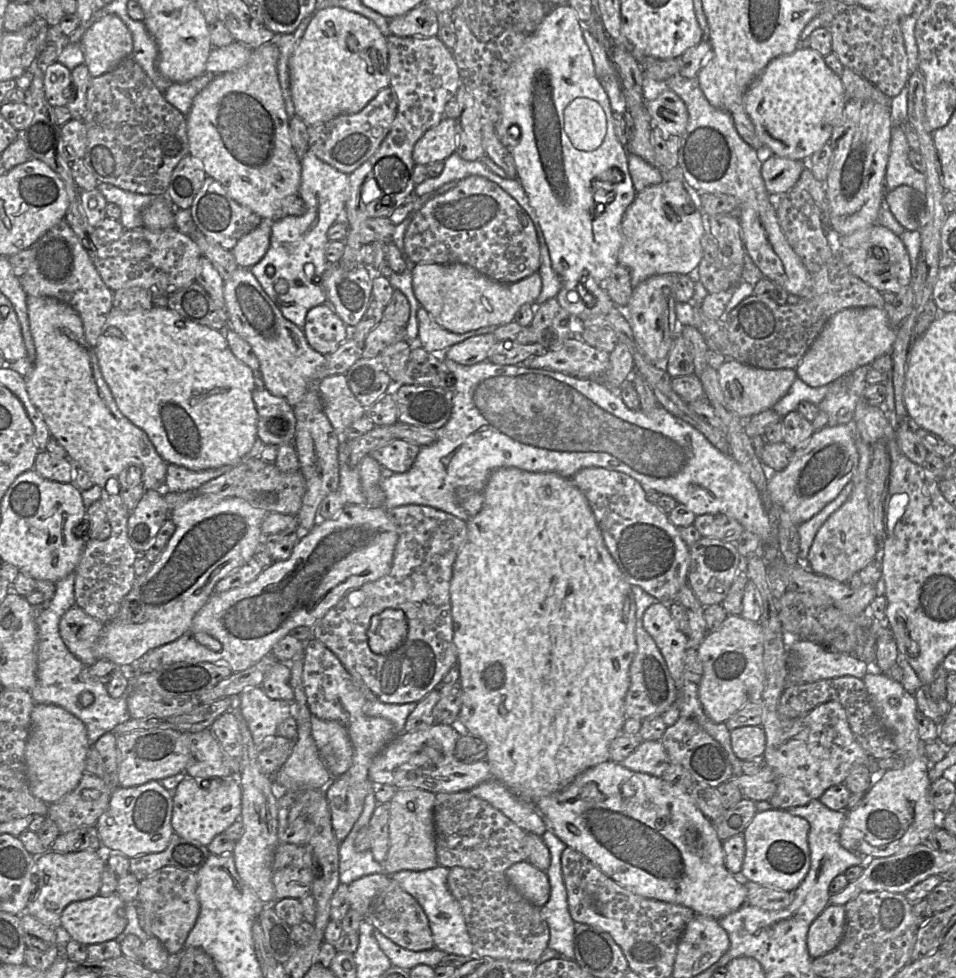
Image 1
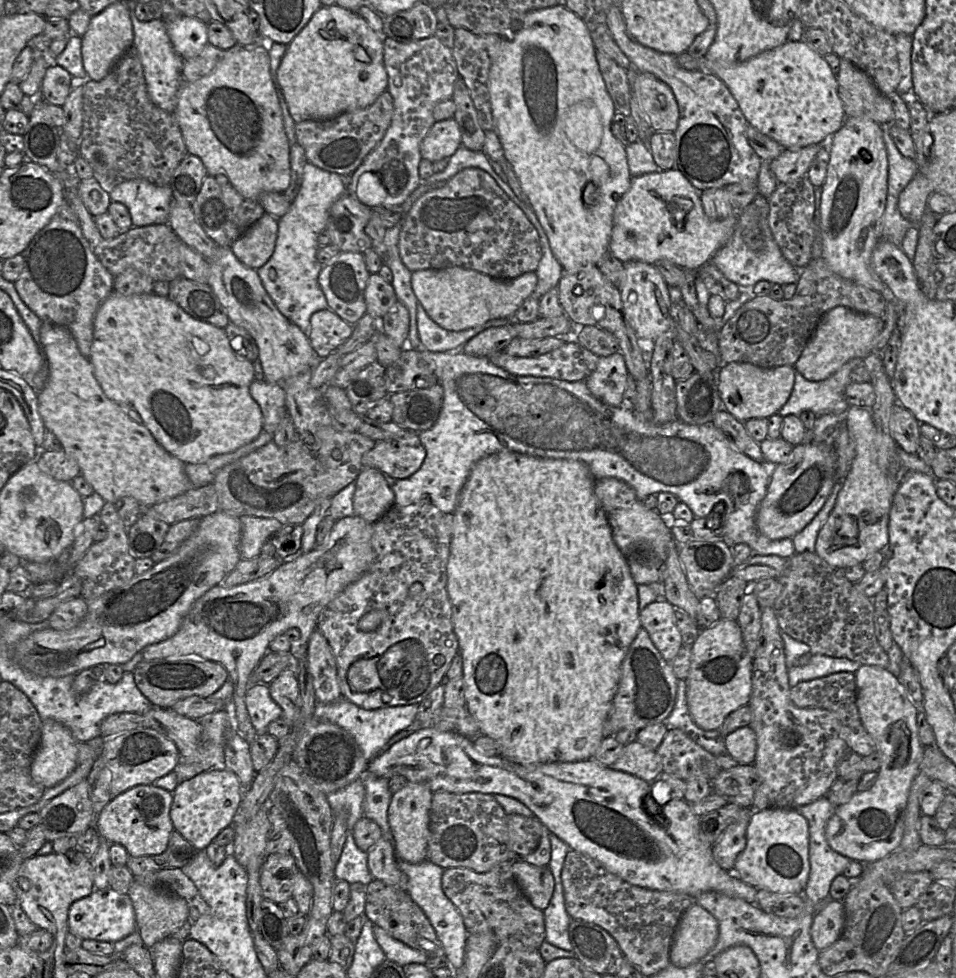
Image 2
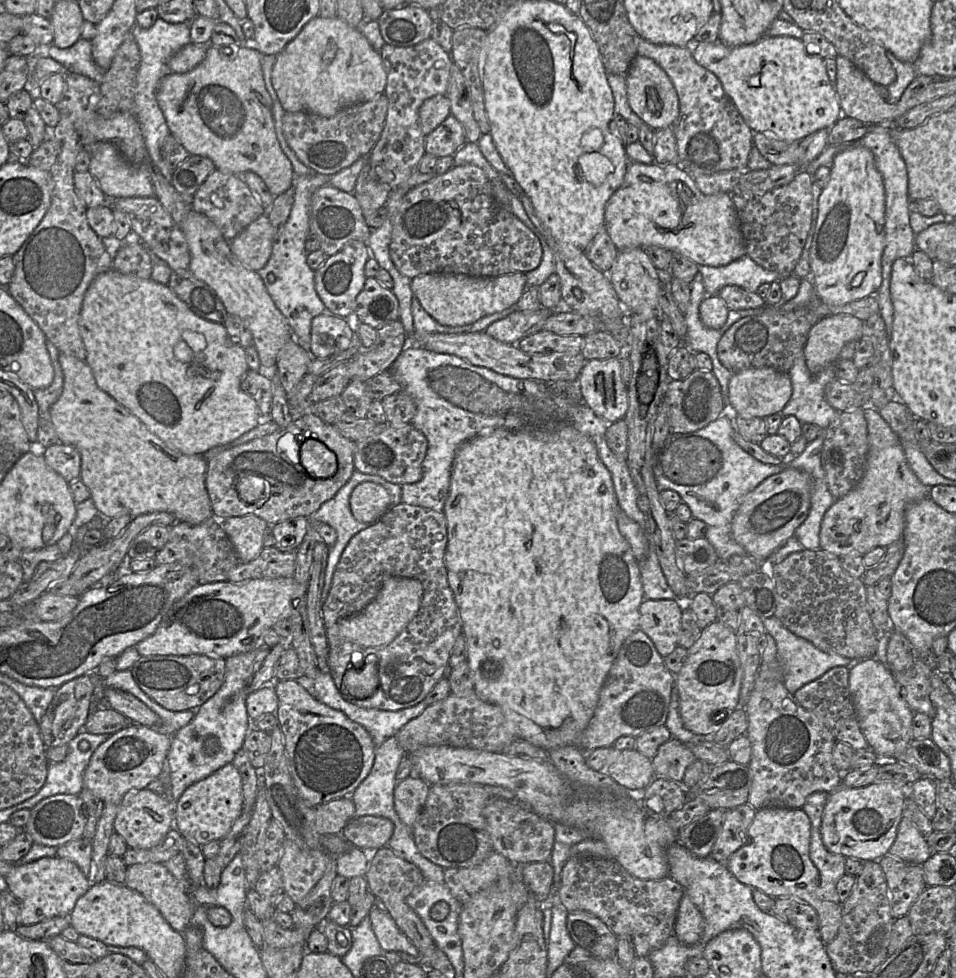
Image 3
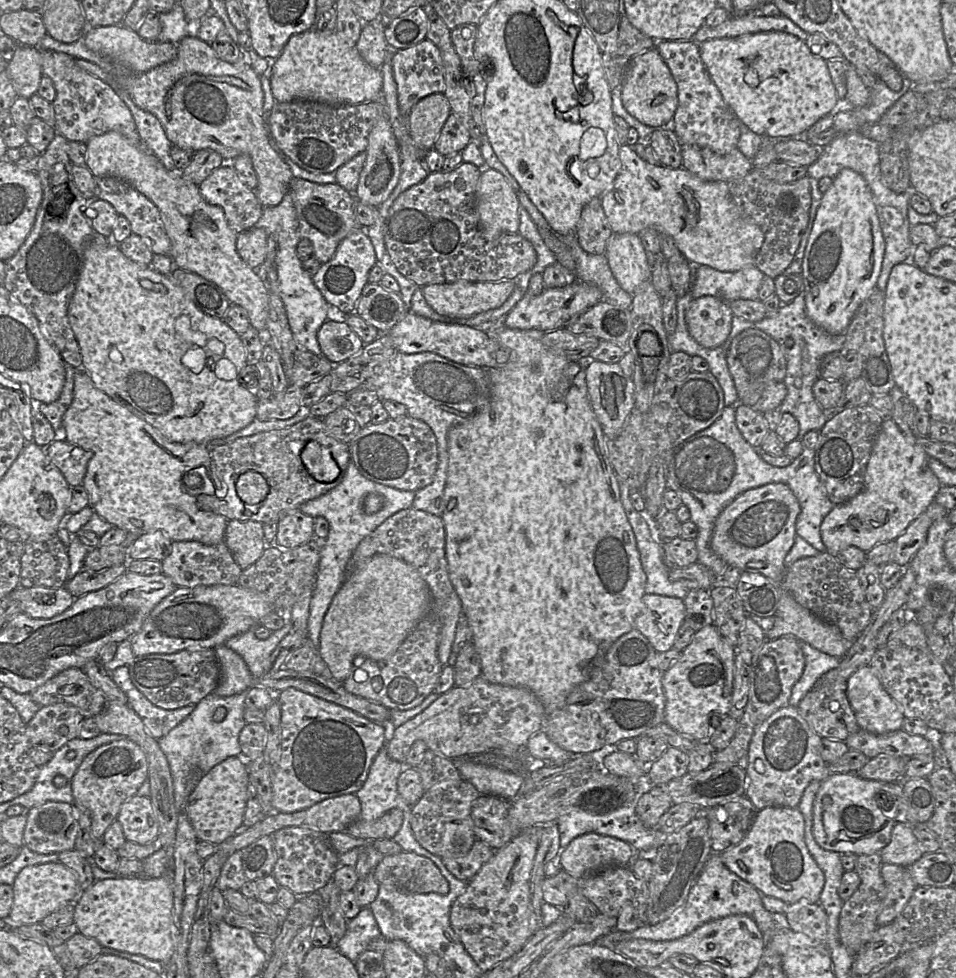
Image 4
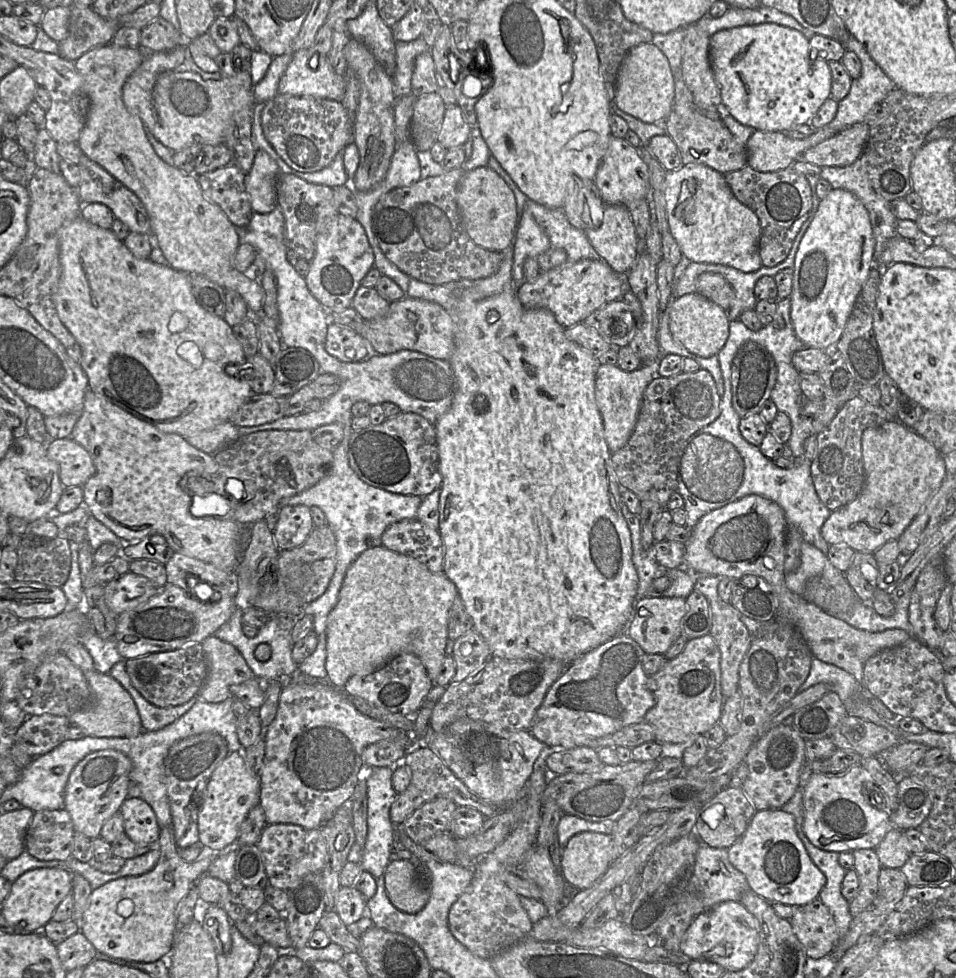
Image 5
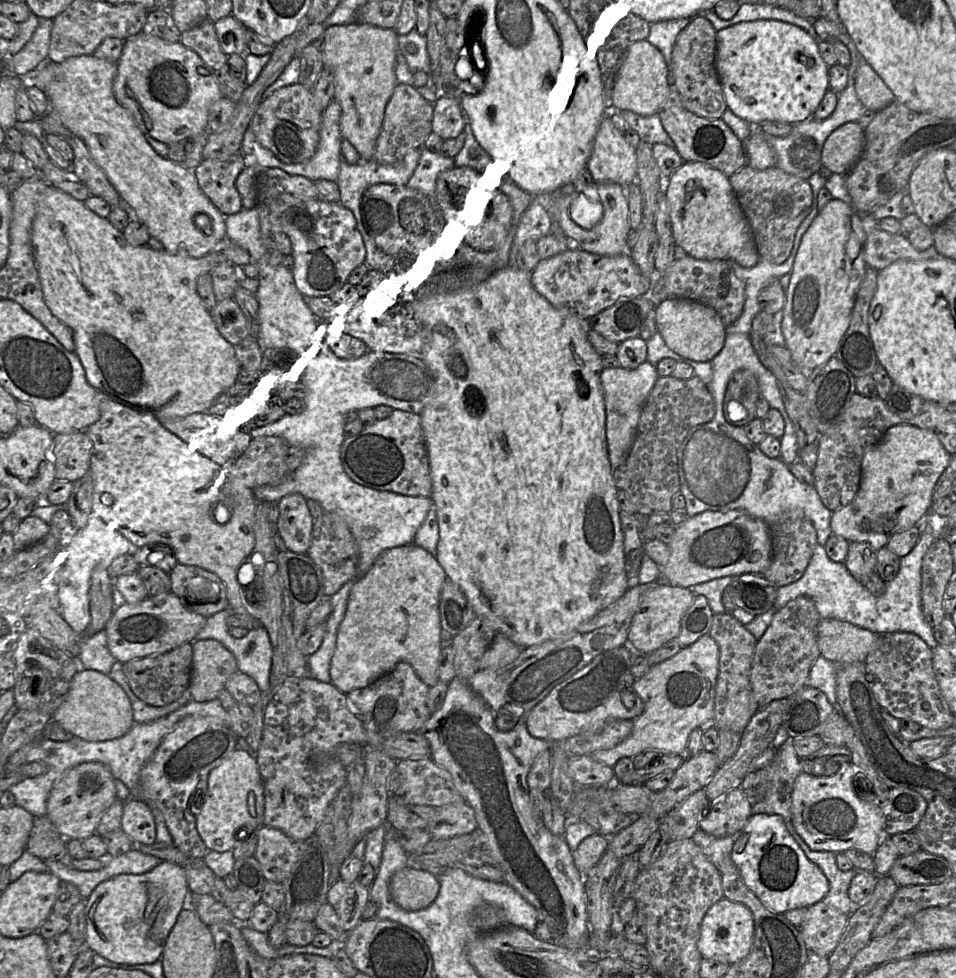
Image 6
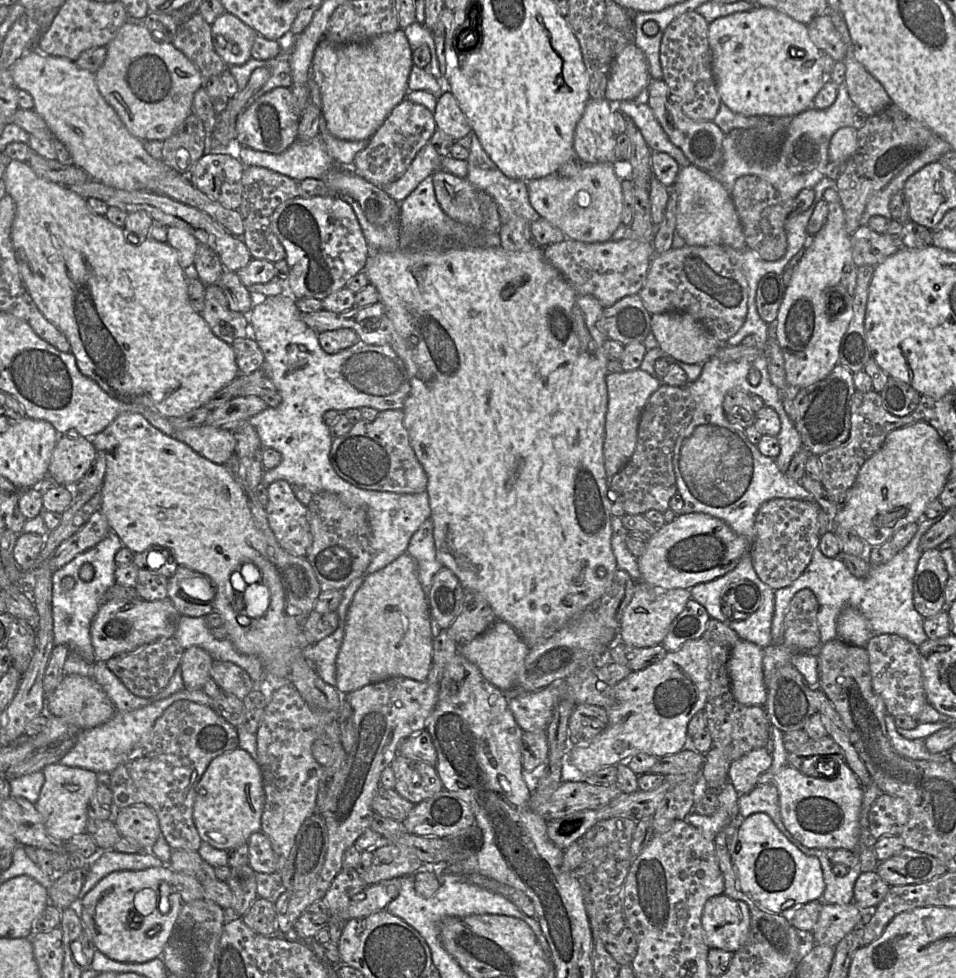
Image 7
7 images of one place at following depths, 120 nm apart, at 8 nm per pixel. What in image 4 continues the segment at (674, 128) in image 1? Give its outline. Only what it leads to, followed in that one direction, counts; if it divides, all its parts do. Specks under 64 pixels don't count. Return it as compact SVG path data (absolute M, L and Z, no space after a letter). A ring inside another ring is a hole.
M655 47L634 56L626 69L621 85L622 105L640 123L653 127L669 127L678 105L677 85Z

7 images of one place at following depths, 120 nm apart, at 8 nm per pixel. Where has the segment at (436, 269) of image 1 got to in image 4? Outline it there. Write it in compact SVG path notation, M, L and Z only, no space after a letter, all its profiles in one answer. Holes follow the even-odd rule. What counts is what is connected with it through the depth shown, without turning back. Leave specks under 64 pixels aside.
M513 279L428 284L421 287L429 306L438 314L468 317L501 306L516 286Z

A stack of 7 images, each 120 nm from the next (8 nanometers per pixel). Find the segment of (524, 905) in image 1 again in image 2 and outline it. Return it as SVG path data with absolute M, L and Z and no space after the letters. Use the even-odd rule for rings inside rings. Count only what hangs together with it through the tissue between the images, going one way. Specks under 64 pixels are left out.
M507 861L507 862L501 862L497 865L495 865L491 870L485 873L478 873L468 868L448 868L445 869L443 876L442 876L442 889L445 893L445 895L451 900L451 902L457 907L459 910L461 916L463 917L463 922L466 927L466 930L469 933L474 933L477 931L486 931L491 930L496 938L498 939L498 945L499 942L502 940L505 940L509 937L515 937L519 939L525 946L529 948L539 949L541 944L545 941L545 924L544 924L544 916L543 911L535 908L529 899L525 896L525 894L520 889L518 883L516 882L513 873L511 871L512 868L512 862L517 861Z

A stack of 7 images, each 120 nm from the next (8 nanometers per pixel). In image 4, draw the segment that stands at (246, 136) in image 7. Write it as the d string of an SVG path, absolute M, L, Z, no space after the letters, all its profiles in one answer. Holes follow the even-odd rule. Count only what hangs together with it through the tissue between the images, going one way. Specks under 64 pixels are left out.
M295 100L276 102L267 125L270 137L298 166L315 173L330 173L360 152L366 152L370 133L384 113L383 100L346 106Z

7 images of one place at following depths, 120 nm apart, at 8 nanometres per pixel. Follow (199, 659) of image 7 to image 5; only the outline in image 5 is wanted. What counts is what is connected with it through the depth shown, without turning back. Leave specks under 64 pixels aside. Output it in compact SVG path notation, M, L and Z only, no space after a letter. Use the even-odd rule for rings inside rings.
M212 635L201 642L208 674L197 697L208 703L233 697L233 688L256 678L240 652L230 643Z

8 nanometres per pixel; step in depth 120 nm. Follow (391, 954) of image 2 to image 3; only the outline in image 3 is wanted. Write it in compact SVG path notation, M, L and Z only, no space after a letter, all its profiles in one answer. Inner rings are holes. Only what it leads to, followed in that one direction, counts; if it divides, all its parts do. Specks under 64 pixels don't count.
M379 903L371 909L369 918L383 952L404 952L415 958L421 957L416 946L398 928L395 920Z

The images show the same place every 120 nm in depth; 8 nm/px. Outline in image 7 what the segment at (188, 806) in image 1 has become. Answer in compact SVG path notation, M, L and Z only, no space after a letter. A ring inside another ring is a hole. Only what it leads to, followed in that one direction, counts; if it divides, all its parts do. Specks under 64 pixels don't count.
M236 748L216 757L196 788L194 820L202 841L226 851L247 844L250 836L261 830L265 803L262 770L249 752Z

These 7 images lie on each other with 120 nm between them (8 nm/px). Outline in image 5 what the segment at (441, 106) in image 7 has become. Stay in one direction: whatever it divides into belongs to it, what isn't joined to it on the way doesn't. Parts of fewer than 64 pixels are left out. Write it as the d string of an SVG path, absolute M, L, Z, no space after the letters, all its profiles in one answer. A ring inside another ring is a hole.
M457 104L447 105L438 134L438 142L446 149L463 146L470 133L471 128L465 121L460 107Z

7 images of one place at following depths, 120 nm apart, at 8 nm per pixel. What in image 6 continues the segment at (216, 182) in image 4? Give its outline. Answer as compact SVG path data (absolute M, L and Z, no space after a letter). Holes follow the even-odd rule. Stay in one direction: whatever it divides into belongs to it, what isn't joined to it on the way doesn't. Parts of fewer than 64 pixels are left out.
M236 153L226 160L202 159L194 174L202 192L224 216L243 209L236 179L246 168L246 157Z

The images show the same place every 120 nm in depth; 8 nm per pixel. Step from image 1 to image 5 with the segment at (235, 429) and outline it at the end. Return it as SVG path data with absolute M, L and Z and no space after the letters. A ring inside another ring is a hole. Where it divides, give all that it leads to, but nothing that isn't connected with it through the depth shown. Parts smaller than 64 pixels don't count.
M82 217L73 220L60 230L59 256L62 272L55 295L57 313L61 322L80 345L80 366L88 378L88 389L91 389L95 394L104 397L135 417L152 424L162 432L175 433L184 438L229 421L242 403L253 394L253 390L247 380L237 375L225 373L226 365L245 365L247 358L241 344L233 333L232 327L224 318L207 312L196 302L192 294L191 285L191 277L195 274L175 270L169 265L159 265L150 259L136 258L111 229L100 228Z

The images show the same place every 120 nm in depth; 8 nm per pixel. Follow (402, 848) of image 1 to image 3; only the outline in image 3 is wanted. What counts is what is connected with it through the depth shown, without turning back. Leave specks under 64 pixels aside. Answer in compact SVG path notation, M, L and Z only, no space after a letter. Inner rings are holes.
M407 777L394 790L394 807L400 820L413 828L423 809L431 786L421 777Z

